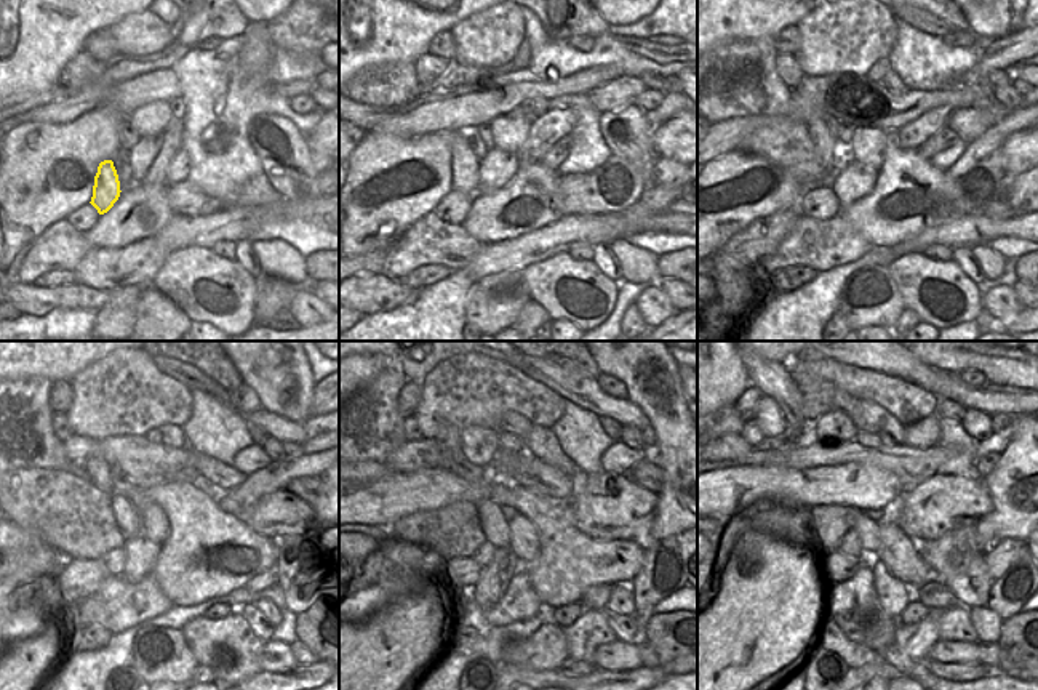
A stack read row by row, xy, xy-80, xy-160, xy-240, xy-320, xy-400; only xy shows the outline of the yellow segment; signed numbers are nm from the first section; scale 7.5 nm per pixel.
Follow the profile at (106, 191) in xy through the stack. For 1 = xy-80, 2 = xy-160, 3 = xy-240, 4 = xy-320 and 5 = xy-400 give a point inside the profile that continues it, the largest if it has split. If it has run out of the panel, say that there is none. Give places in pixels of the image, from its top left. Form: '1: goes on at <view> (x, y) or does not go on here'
1: goes on at xy-80 (464, 167)
2: goes on at xy-160 (818, 128)
3: goes on at xy-240 (96, 471)
4: goes on at xy-320 (447, 439)
5: goes on at xy-400 (773, 380)

